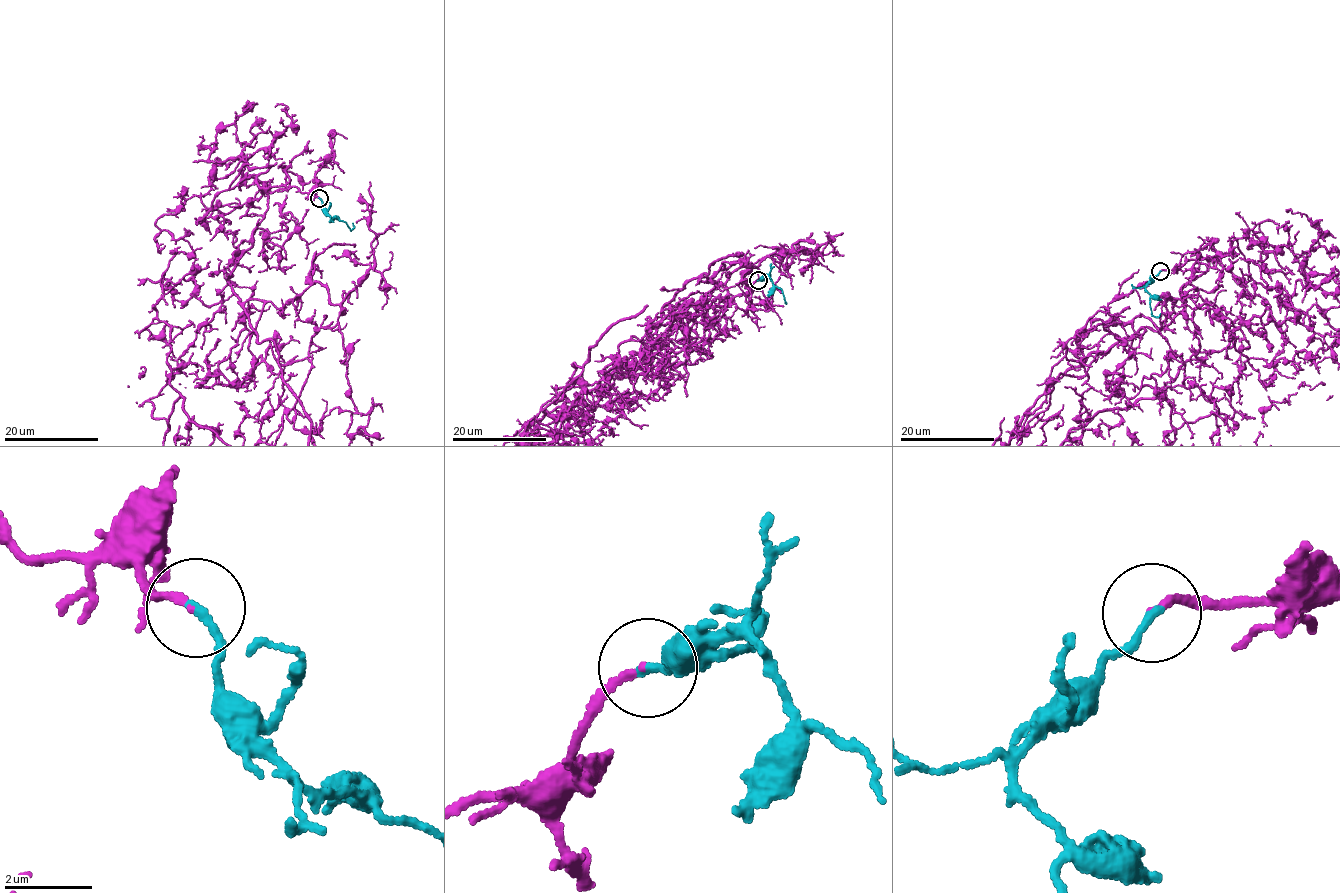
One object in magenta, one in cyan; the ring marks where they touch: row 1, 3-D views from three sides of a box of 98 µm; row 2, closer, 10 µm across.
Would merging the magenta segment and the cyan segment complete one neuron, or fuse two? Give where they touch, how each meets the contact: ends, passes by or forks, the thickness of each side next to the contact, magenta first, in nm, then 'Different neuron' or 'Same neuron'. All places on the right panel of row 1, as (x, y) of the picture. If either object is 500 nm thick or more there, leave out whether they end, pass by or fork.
Place: (1160, 271). At the ring magenta ends. At the ring cyan ends. Thickness 140 nm (magenta) against 200 nm. Same neuron

